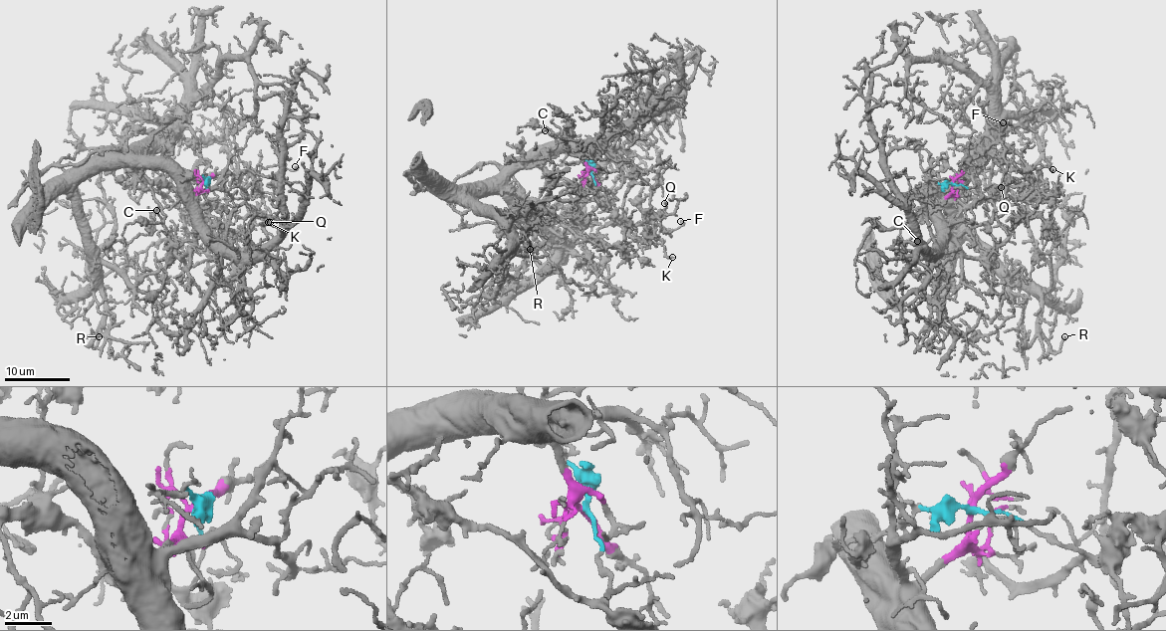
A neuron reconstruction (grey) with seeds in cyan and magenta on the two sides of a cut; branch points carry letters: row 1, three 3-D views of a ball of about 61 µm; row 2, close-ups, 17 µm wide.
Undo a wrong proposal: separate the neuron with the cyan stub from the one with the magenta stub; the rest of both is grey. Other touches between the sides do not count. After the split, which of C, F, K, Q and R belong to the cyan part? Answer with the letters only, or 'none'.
C, F, K, Q

